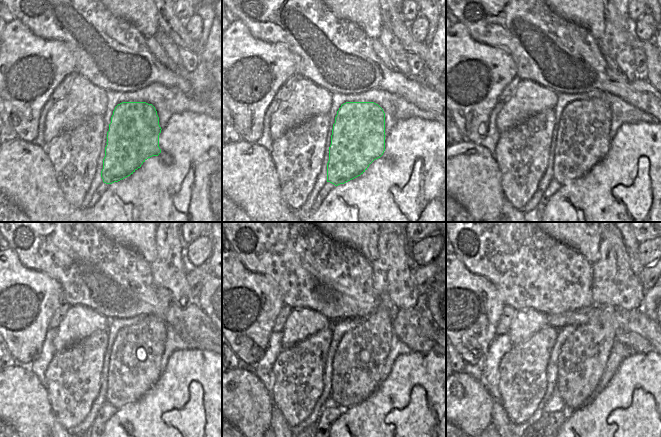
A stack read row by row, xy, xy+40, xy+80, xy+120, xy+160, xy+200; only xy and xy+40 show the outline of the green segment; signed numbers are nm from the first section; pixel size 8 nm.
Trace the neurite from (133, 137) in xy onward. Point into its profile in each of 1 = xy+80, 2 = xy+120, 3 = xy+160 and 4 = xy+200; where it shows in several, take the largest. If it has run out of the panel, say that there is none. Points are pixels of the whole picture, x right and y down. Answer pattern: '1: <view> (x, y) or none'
1: xy+80 (582, 141)
2: xy+120 (135, 360)
3: xy+160 (360, 355)
4: xy+200 (583, 357)

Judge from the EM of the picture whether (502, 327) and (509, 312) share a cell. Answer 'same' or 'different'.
same

